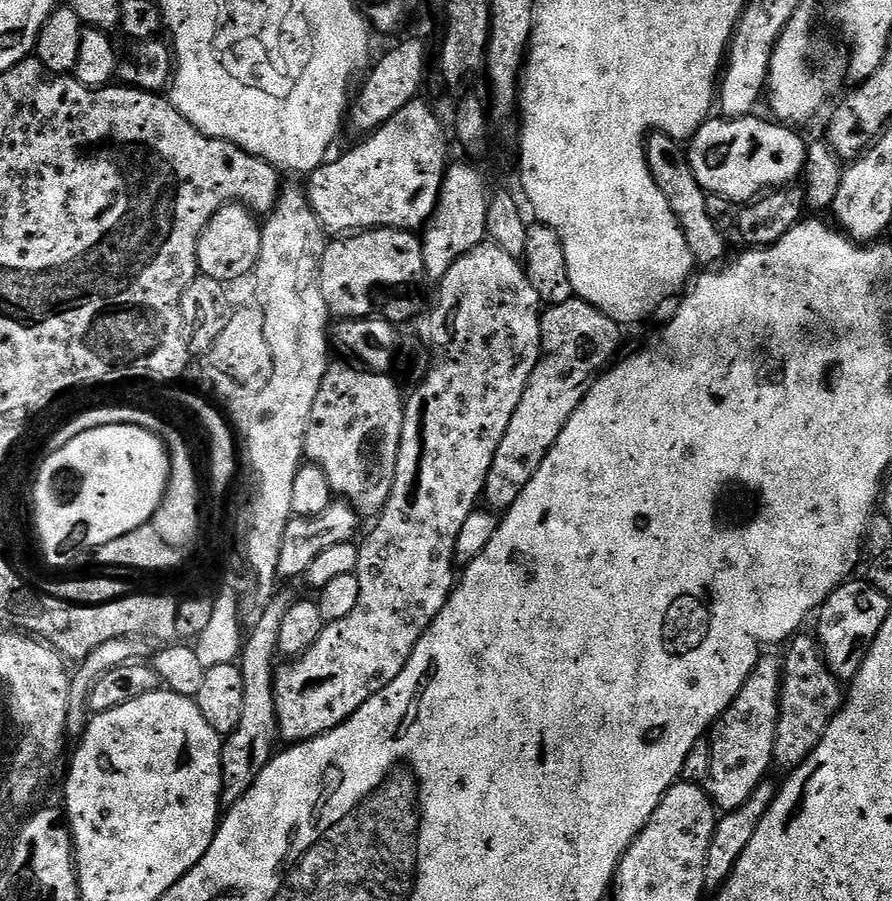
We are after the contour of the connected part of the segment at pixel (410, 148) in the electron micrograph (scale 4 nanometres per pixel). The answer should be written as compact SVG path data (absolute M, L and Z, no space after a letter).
M417 98L406 102L406 106L402 106L402 110L398 110L398 114L394 114L394 118L390 118L390 122L386 122L375 132L371 133L367 138L361 139L357 148L352 148L349 152L344 152L340 157L329 159L320 165L315 172L307 177L306 191L308 200L312 203L316 217L319 218L320 224L324 229L332 234L355 234L361 230L369 228L403 228L405 230L420 230L428 223L429 218L434 214L436 205L440 203L440 191L444 185L444 174L450 167L450 159L448 160L448 140L450 144L450 136L444 133L444 124L436 117L436 112L430 105L424 101L424 98Z

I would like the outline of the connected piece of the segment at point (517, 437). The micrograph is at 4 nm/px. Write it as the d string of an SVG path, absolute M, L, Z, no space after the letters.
M573 298L561 304L551 305L540 318L540 361L536 363L534 374L530 374L530 382L522 394L522 402L518 402L518 410L514 410L514 418L510 418L510 426L506 434L502 434L502 442L494 454L494 462L484 487L483 499L488 500L487 507L492 510L507 510L515 504L518 494L526 490L530 478L542 466L546 454L558 442L566 422L578 410L584 396L602 373L617 359L616 351L620 348L621 325L602 314L600 308L588 304L585 300Z

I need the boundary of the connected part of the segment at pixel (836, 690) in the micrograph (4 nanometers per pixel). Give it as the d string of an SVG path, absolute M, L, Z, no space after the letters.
M812 634L804 635L797 635L787 645L788 658L786 656L782 662L784 682L780 685L780 718L776 731L774 760L785 770L798 767L816 749L830 722L840 712L846 695L841 681L828 669L819 639Z

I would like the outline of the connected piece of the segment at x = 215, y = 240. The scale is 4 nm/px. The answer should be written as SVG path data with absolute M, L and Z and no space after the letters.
M240 202L222 205L202 230L198 242L196 266L199 275L214 278L226 286L231 285L231 280L242 279L247 272L248 275L255 273L256 263L262 254L261 221L256 221L251 210L242 205Z

